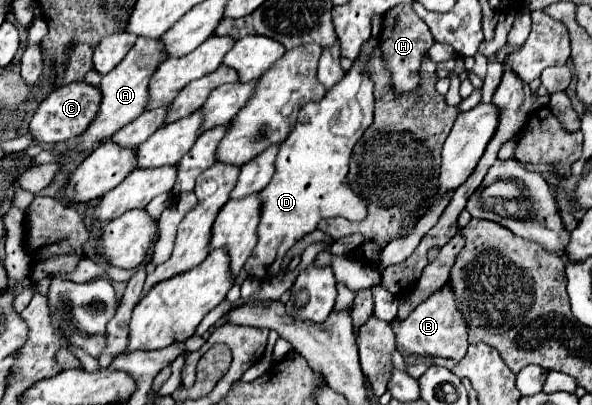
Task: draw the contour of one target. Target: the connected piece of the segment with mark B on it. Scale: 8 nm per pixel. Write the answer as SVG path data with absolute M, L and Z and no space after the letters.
M444 283L426 301L422 301L404 321L400 321L398 329L396 329L396 325L392 325L392 329L396 335L398 351L404 355L410 355L410 353L414 353L418 357L436 355L436 357L452 357L452 359L460 361L468 349L466 319L458 307L458 301L454 297L454 289L450 283Z

